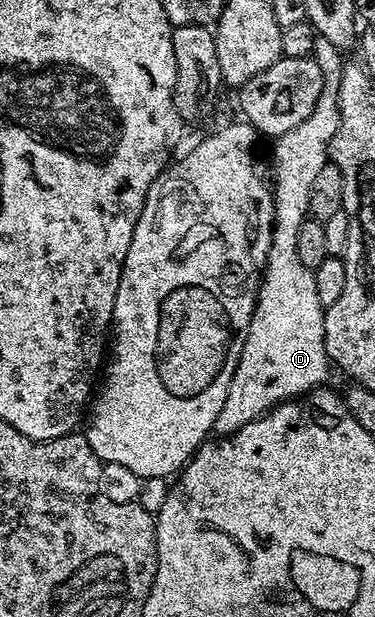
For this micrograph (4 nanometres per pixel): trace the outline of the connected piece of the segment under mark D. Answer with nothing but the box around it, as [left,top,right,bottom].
[214,36,345,434]

